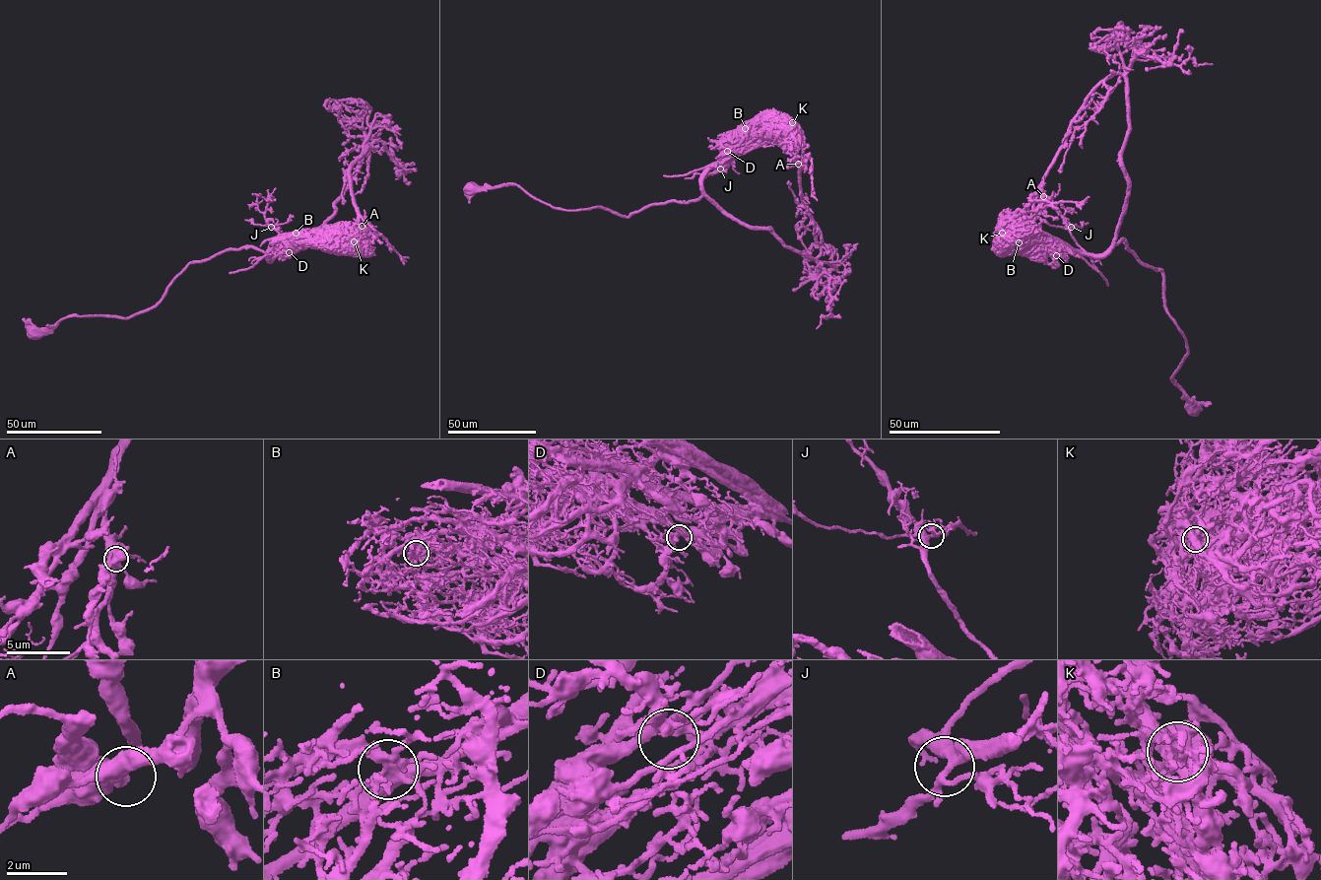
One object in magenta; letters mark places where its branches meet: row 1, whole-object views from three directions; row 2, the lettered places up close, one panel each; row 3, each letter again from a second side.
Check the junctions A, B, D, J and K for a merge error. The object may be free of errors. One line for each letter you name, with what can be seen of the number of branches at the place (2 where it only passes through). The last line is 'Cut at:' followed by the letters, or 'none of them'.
K: branches 6
Cut at: K

